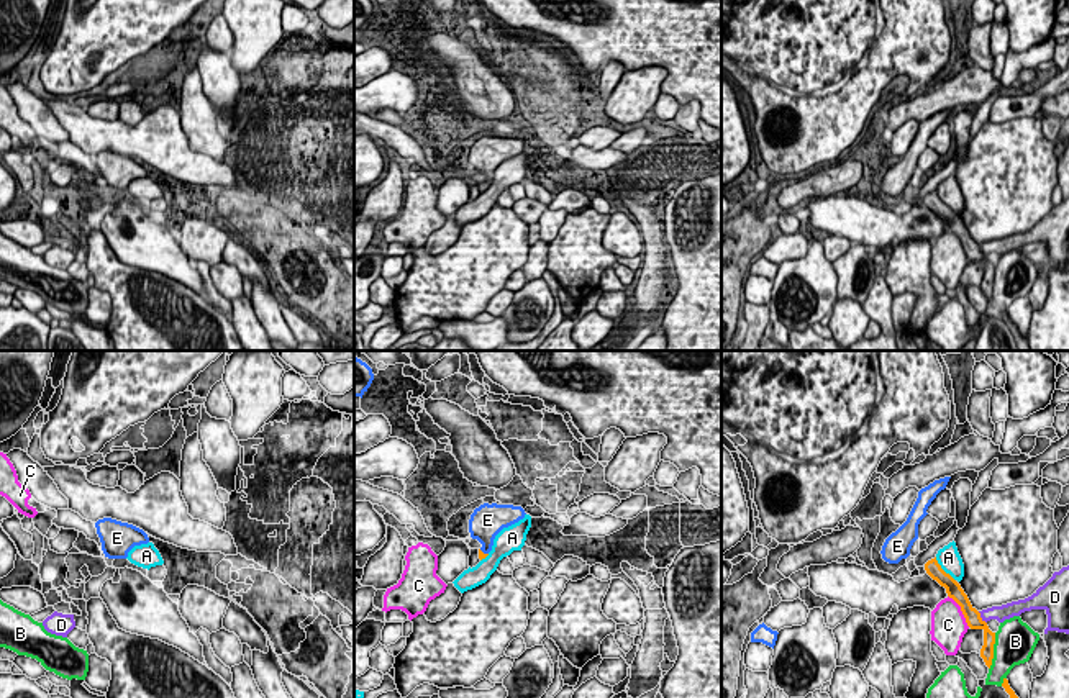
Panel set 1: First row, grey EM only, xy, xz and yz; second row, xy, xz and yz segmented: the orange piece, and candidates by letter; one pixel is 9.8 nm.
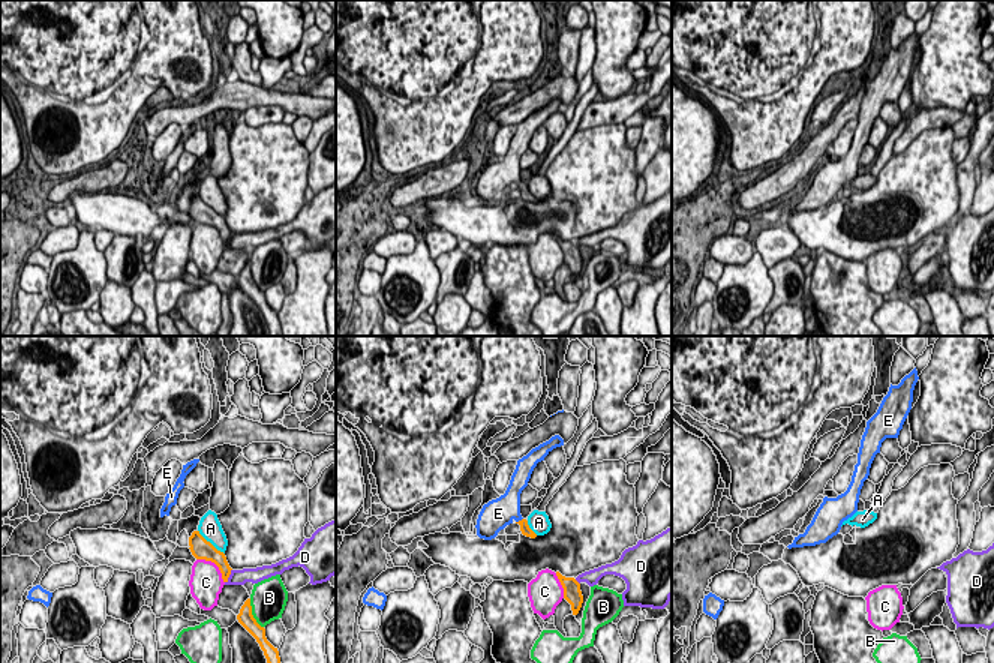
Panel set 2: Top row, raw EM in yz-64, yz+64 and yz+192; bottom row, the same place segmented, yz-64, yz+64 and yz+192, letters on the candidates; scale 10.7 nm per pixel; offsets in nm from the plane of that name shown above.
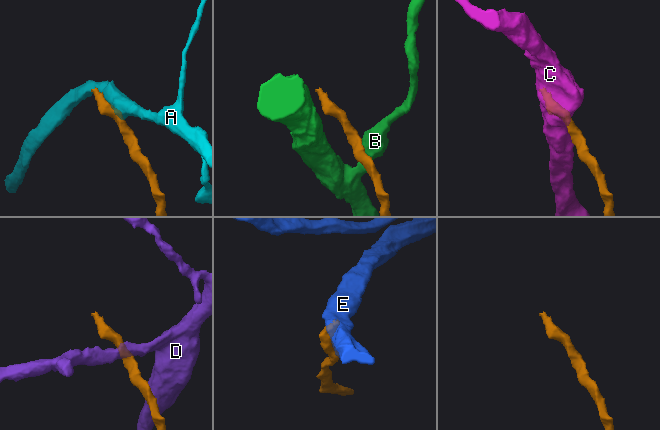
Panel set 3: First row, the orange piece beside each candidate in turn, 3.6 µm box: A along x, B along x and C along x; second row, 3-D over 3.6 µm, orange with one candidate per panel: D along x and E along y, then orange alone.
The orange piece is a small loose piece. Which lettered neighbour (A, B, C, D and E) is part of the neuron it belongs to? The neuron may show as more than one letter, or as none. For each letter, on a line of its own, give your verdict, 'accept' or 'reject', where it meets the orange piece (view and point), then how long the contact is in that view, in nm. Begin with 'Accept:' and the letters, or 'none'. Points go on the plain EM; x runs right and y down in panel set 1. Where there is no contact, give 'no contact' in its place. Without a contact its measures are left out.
Accept: E
A: reject | yz (941, 202) | 320 nm
B: reject | yz (992, 284) | 380 nm
C: reject | yz (961, 243) | 380 nm
D: reject | yz (981, 251) | 150 nm
E: accept | xz (482, 185) | 110 nm

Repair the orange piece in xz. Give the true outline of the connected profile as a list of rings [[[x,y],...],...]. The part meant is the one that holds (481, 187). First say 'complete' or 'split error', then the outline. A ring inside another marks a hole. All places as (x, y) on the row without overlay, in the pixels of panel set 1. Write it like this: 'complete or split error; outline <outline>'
split error; outline [[[484,136],[474,143],[469,152],[469,165],[472,172],[477,172],[482,180],[479,182],[479,192],[485,192],[492,184],[495,169],[520,152],[525,151],[525,143],[513,138]]]

